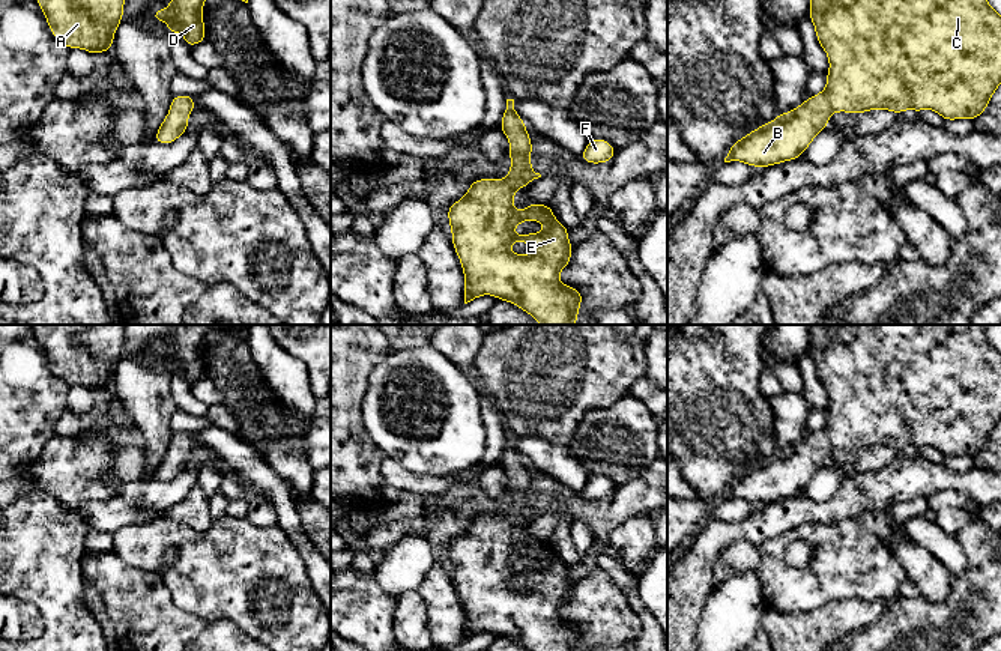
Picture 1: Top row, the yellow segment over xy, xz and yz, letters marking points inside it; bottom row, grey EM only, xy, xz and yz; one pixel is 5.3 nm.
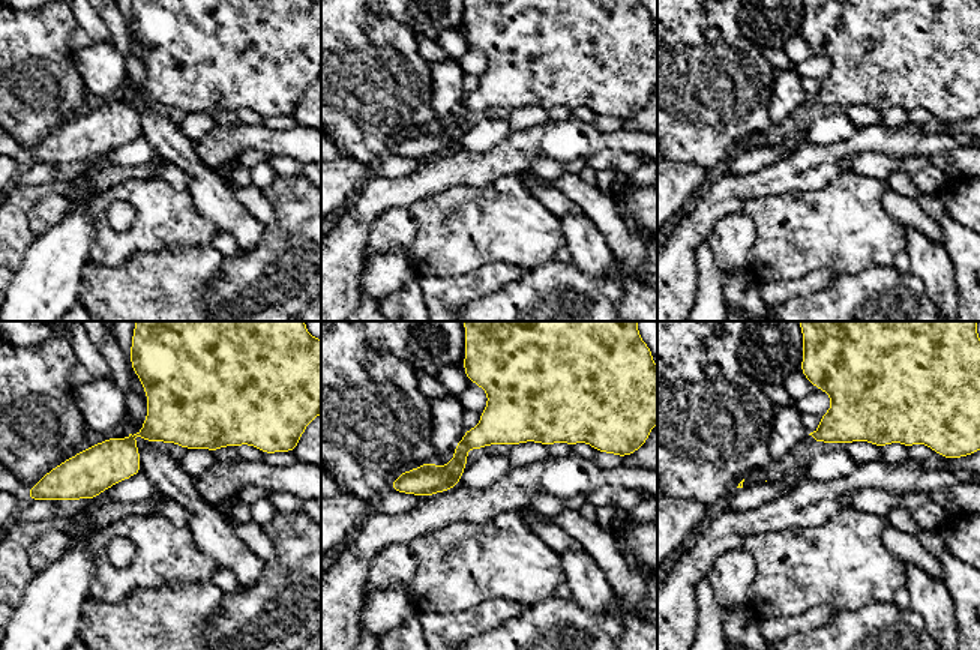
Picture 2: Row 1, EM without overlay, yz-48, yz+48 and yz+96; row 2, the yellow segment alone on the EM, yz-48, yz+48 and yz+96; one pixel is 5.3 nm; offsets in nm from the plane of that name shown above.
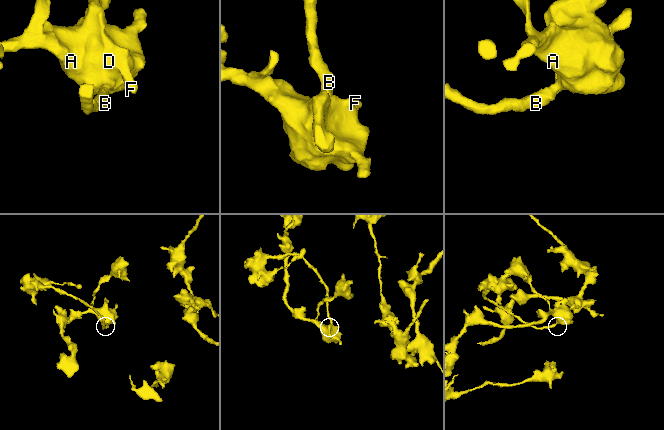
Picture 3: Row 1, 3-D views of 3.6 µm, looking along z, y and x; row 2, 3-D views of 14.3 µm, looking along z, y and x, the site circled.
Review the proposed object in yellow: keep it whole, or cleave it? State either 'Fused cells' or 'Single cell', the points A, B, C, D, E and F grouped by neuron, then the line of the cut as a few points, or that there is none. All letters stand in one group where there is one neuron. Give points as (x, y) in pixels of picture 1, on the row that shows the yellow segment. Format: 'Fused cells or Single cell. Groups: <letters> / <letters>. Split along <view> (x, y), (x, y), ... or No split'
Single cell. Groups: A B C D E F. No split

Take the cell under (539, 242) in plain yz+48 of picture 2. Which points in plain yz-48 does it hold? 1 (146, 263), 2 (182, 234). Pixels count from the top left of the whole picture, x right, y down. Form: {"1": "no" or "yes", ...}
{"1": "no", "2": "yes"}

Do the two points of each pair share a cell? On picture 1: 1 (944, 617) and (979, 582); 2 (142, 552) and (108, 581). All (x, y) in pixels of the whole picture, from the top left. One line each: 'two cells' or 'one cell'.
1: one cell
2: two cells

